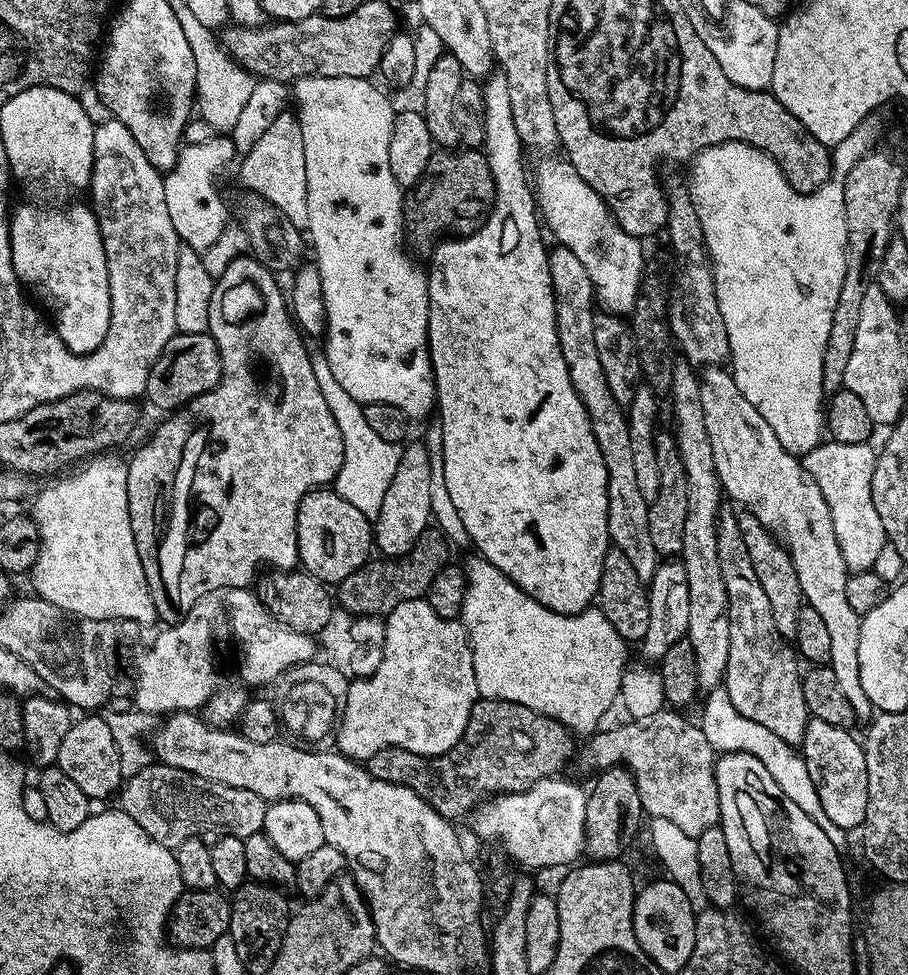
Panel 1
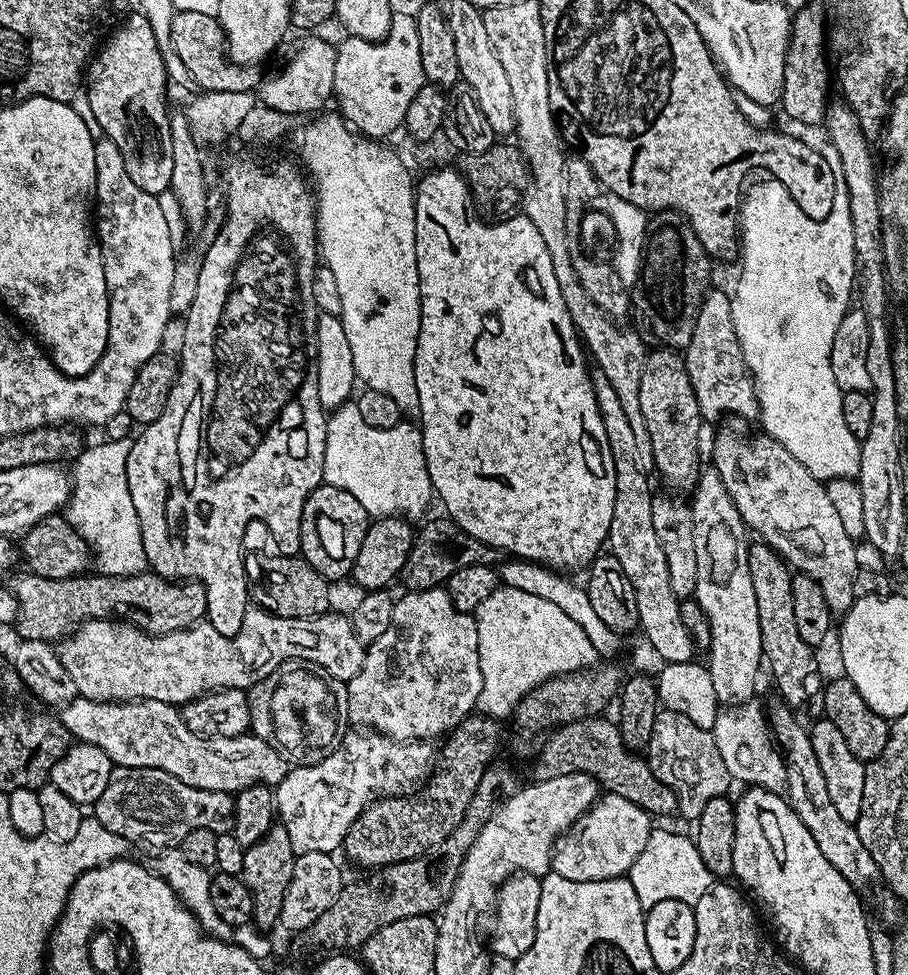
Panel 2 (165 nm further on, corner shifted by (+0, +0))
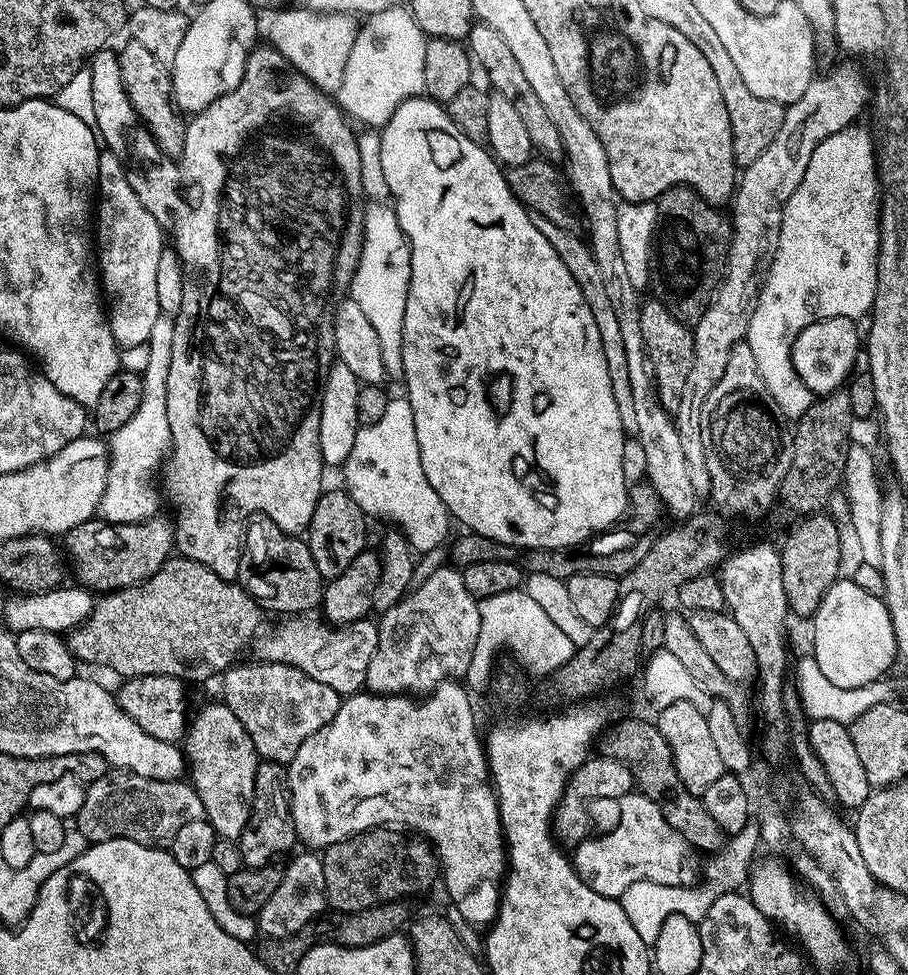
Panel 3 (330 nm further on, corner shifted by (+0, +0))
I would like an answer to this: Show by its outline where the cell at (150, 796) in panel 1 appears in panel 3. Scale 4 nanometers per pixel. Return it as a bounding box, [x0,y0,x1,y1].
[74,770,205,846]

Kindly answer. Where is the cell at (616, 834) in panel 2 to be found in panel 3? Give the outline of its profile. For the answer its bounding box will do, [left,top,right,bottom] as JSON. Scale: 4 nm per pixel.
[574,790,698,898]

